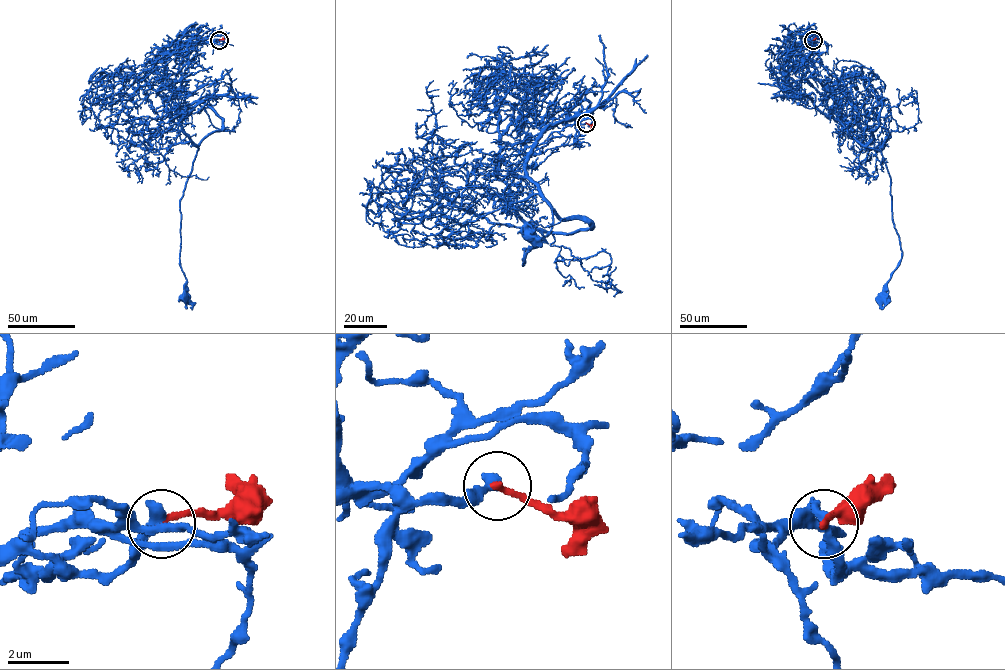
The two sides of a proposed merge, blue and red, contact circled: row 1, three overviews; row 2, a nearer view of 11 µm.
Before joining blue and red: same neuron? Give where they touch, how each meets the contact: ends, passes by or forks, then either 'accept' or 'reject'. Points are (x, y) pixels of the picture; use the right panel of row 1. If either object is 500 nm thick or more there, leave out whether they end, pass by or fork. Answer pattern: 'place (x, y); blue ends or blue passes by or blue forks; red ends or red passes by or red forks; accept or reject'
place (813, 40); blue ends; red ends; reject

